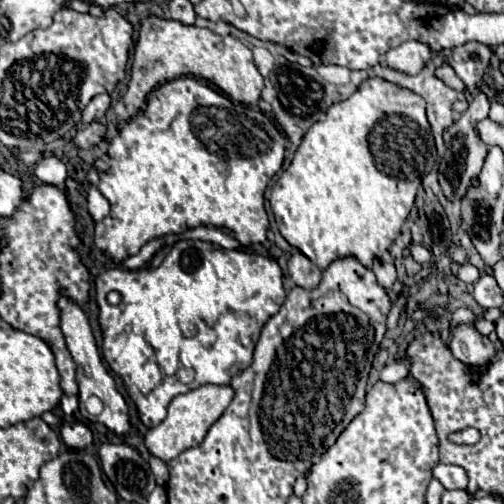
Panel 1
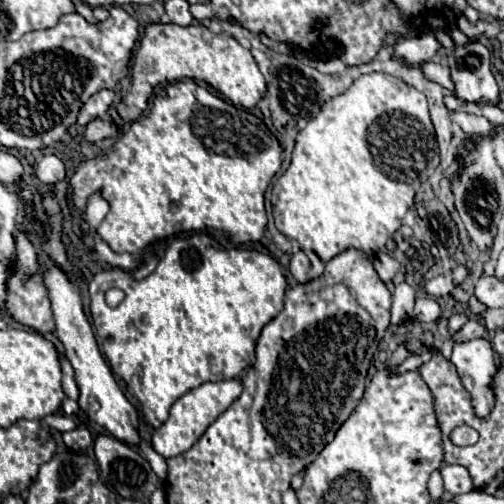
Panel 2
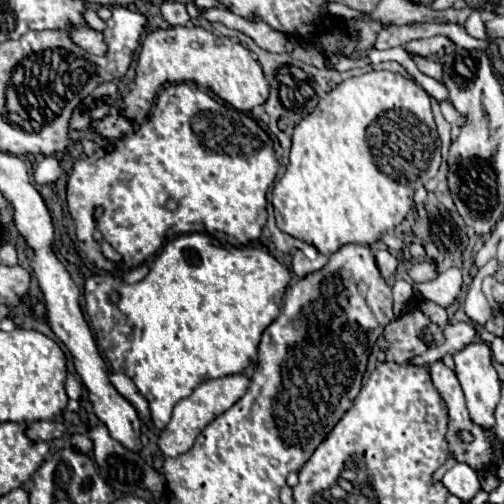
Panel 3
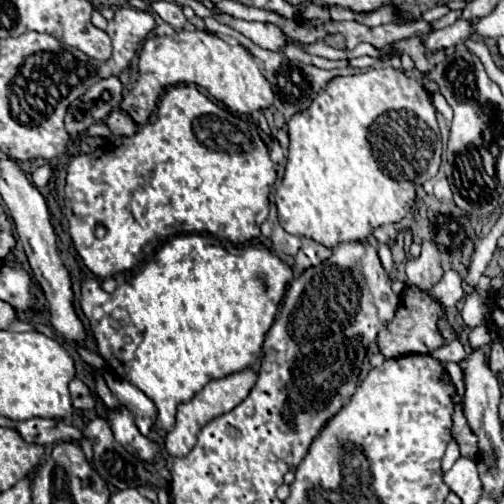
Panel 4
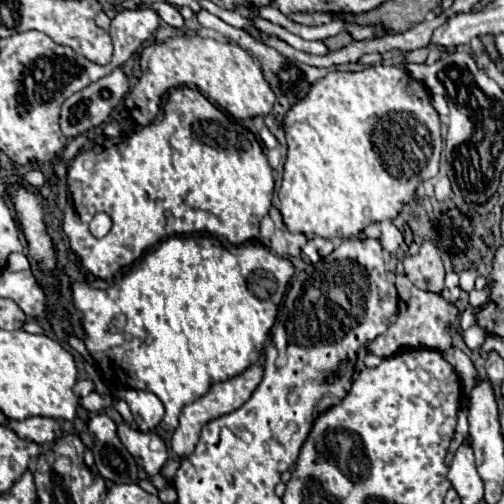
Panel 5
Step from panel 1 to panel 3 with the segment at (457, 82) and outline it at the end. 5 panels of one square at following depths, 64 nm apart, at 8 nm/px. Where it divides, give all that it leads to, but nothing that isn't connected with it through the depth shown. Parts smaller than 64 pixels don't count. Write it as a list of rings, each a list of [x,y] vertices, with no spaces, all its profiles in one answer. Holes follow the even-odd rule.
[[[412,58],[414,62],[416,62],[416,66],[418,66],[418,70],[422,72],[422,74],[426,74],[426,76],[430,76],[430,78],[434,78],[434,80],[438,80],[438,82],[444,82],[444,72],[442,72],[442,64],[438,64],[438,62],[434,62],[434,60],[426,60],[426,58]]]

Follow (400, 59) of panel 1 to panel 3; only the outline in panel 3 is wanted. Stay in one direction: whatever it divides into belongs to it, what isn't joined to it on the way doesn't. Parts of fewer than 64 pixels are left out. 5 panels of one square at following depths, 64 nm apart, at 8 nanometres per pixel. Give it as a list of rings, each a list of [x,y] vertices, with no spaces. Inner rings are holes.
[[[432,36],[432,38],[420,38],[420,40],[410,40],[408,44],[404,44],[404,50],[412,56],[422,56],[422,58],[430,58],[436,52],[440,52],[444,46],[452,44],[448,38],[444,36]]]

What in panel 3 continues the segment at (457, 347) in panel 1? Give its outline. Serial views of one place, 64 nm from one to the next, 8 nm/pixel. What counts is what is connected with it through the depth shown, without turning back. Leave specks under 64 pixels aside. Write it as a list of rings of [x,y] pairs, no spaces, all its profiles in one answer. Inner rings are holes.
[[[476,340],[474,344],[464,346],[462,350],[458,350],[454,354],[454,364],[456,364],[456,376],[458,376],[464,396],[466,396],[470,418],[476,424],[484,426],[486,430],[490,430],[490,426],[494,424],[494,408],[500,400],[500,380],[498,380],[494,364],[492,364],[492,352],[490,352],[488,344],[482,340]]]

